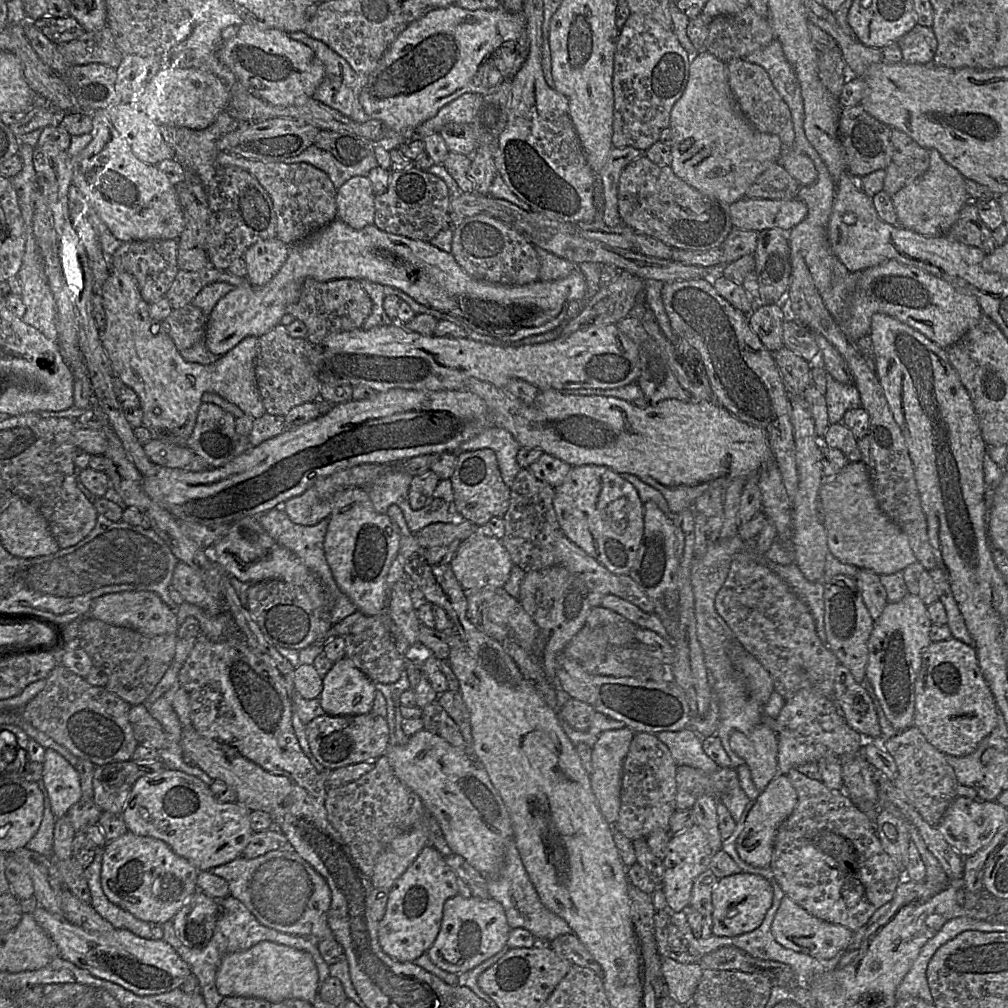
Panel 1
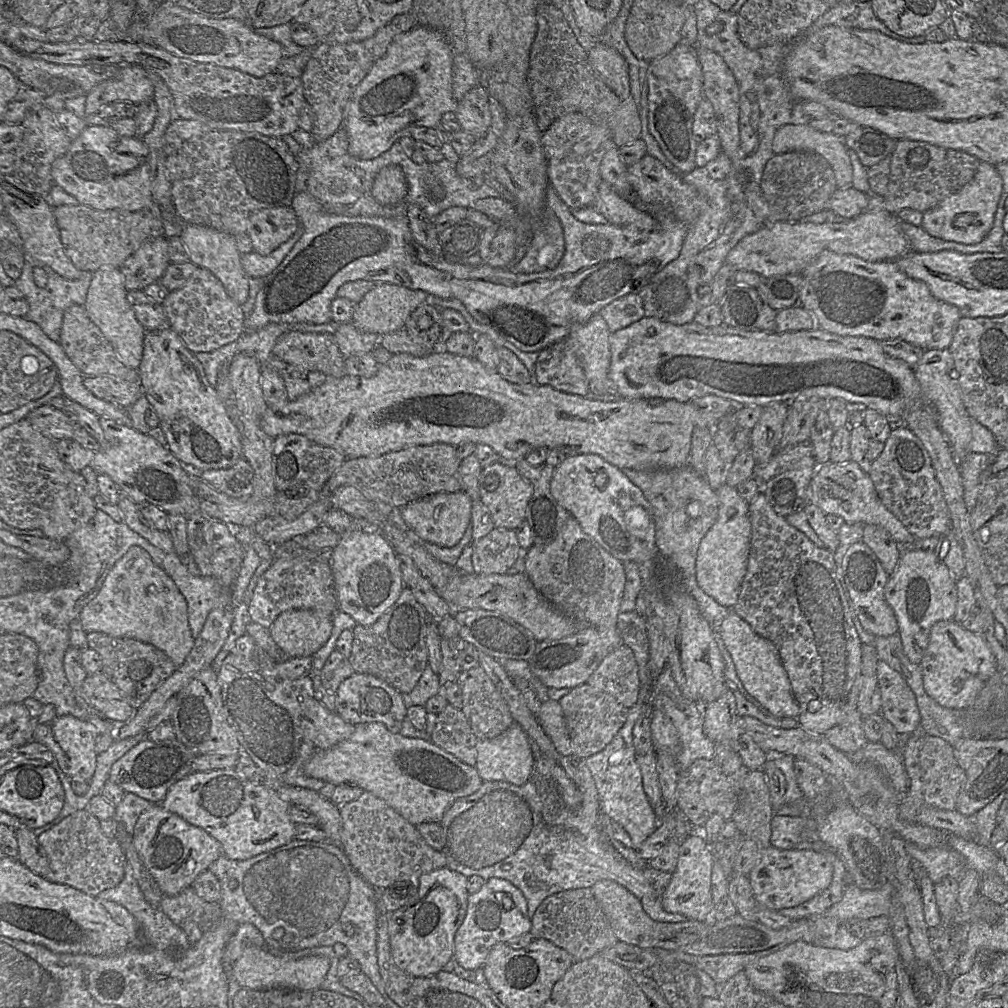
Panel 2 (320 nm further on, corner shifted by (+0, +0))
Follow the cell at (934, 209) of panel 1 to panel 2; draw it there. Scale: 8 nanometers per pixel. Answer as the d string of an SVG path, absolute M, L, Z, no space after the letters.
M981 161L971 181L937 206L923 213L920 227L936 238L962 244L977 244L993 227L1002 187L1002 179L995 166Z

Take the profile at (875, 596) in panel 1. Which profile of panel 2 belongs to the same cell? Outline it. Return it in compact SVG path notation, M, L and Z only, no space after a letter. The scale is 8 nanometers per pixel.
M867 524L862 540L875 553L886 573L892 575L898 565L900 554L898 543L889 532L878 525Z

